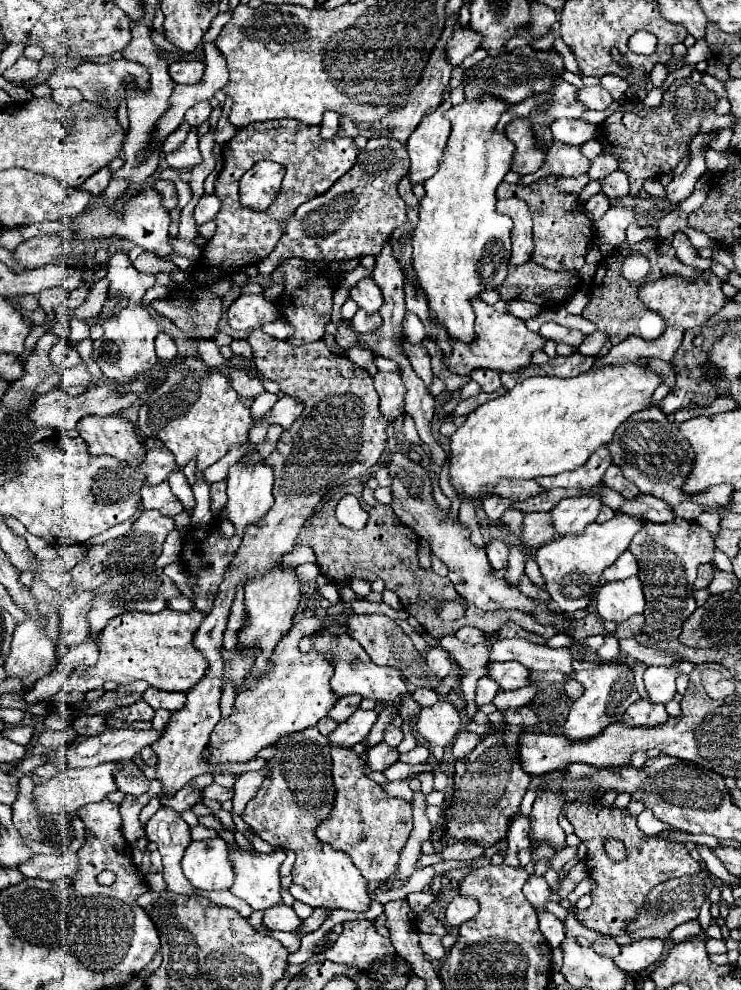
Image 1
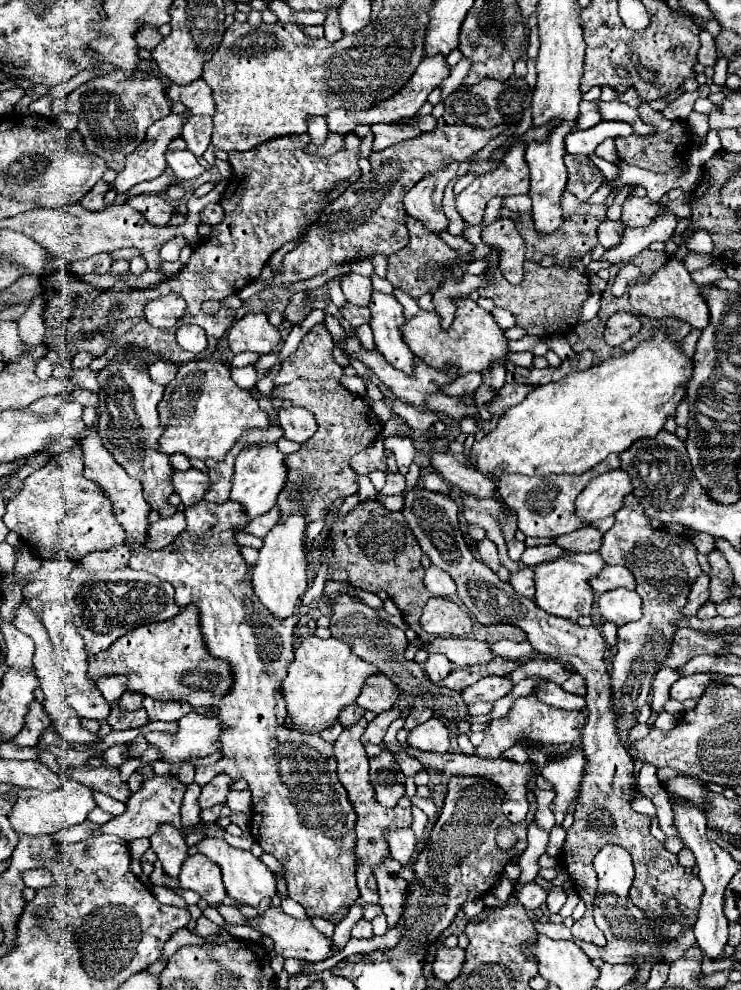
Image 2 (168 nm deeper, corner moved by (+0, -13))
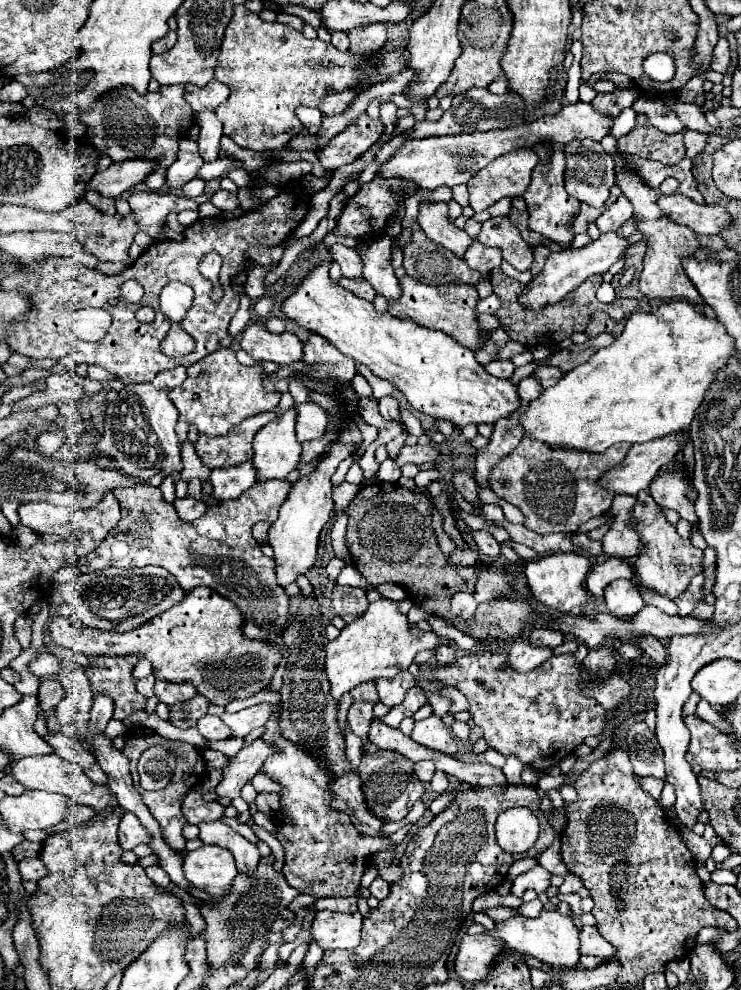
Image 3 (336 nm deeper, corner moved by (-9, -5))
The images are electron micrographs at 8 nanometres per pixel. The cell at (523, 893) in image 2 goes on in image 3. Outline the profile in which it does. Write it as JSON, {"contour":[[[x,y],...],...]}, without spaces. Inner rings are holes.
{"contour":[[[536,866],[524,874],[520,874],[514,882],[512,882],[512,894],[514,896],[522,896],[526,890],[534,890],[536,894],[546,892],[550,886],[550,872],[544,870],[542,866]]]}

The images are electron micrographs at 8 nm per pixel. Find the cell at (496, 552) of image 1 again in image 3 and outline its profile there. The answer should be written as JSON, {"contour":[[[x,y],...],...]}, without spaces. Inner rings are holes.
{"contour":[[[480,530],[480,532],[474,532],[474,542],[478,546],[478,550],[484,554],[484,556],[490,556],[492,560],[498,560],[502,556],[500,552],[500,542],[486,530]]]}

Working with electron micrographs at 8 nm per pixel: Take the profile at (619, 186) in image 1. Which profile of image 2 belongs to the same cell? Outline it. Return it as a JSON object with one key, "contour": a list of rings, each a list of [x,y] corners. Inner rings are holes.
{"contour":[[[629,196],[623,204],[623,214],[621,220],[625,226],[645,226],[651,224],[655,220],[655,216],[659,216],[665,210],[665,206],[661,202],[651,202],[649,196],[645,198],[635,198]]]}

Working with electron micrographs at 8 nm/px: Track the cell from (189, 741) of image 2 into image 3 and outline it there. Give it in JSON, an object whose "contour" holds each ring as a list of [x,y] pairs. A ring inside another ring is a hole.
{"contour":[[[258,704],[258,706],[252,706],[252,708],[240,710],[236,714],[224,712],[220,718],[232,730],[232,738],[244,738],[254,728],[260,728],[262,724],[266,724],[266,716],[270,716],[270,706],[268,704]]]}

